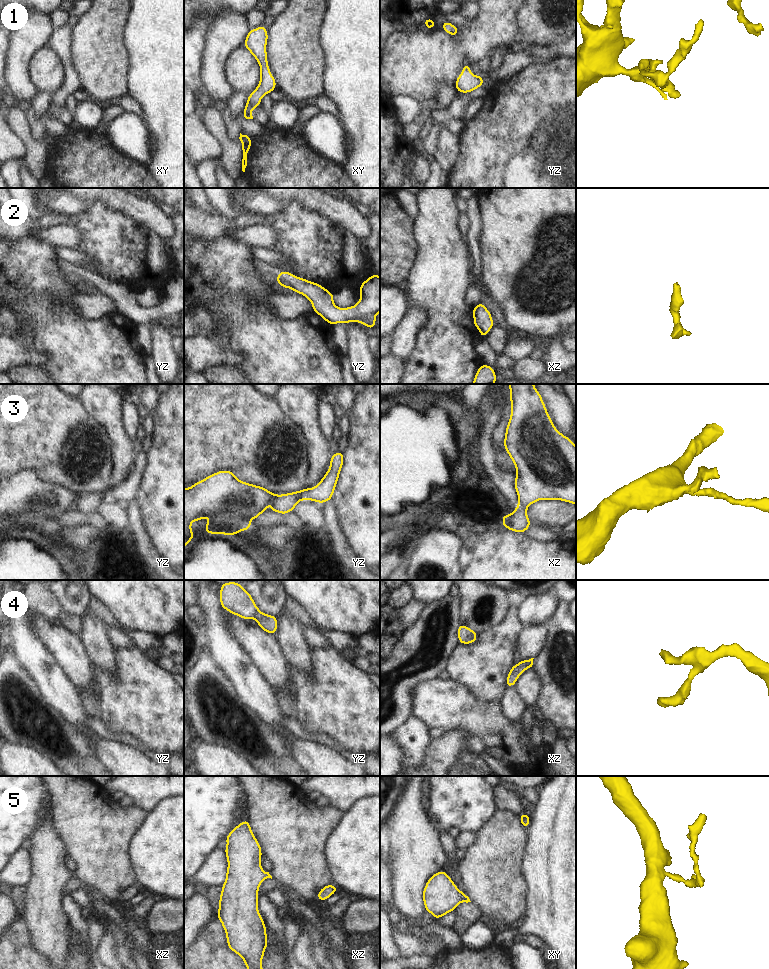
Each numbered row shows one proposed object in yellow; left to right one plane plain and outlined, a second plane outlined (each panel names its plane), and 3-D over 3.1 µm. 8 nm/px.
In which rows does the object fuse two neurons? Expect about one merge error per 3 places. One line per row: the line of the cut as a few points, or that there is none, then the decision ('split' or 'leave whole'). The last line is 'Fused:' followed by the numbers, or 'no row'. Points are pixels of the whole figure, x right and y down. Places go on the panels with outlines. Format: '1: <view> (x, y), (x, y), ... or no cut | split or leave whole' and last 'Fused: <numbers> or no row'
1: no cut | leave whole
2: no cut | leave whole
3: no cut | leave whole
4: no cut | leave whole
5: no cut | leave whole
Fused: no row

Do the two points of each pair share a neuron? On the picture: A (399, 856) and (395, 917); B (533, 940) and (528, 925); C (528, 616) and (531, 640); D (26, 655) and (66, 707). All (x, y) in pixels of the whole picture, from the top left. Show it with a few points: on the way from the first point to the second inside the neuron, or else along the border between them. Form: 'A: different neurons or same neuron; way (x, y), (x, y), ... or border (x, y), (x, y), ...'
A: different neurons; border (391, 906), (402, 917)
B: different neurons; border (522, 934), (535, 934), (539, 937)
C: different neurons; border (543, 622), (523, 626)
D: same neuron; way (39, 668), (61, 694)

